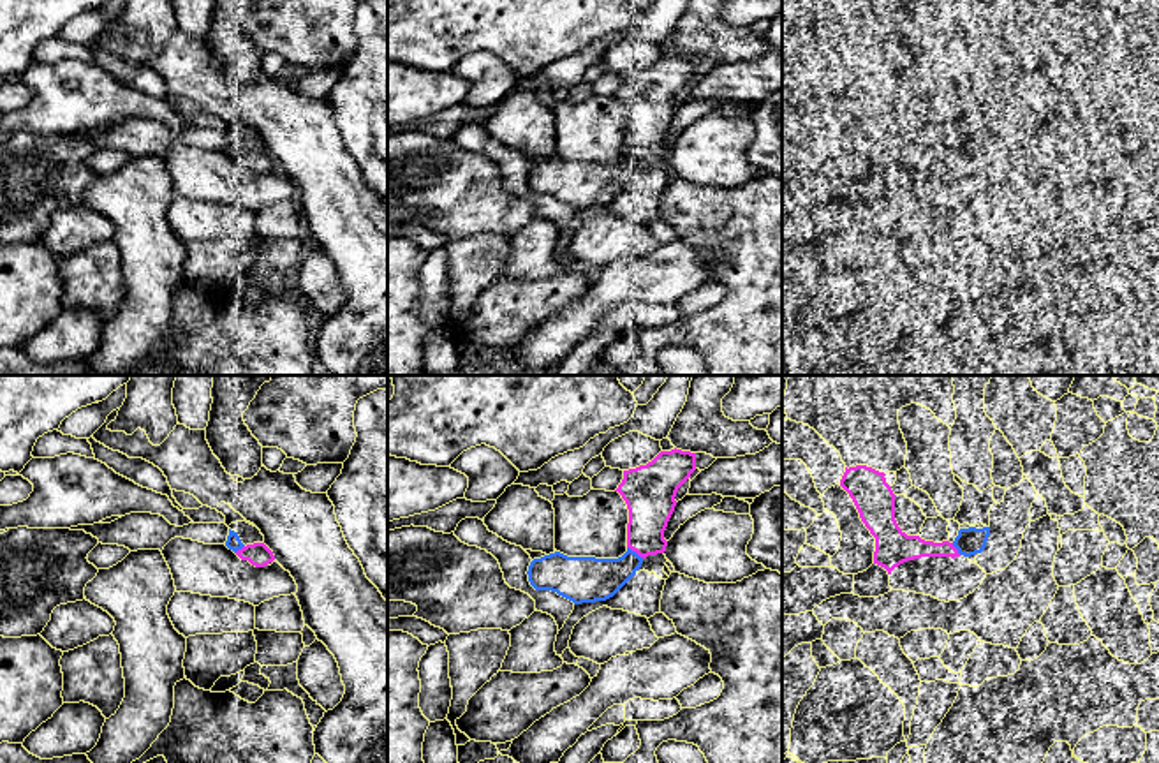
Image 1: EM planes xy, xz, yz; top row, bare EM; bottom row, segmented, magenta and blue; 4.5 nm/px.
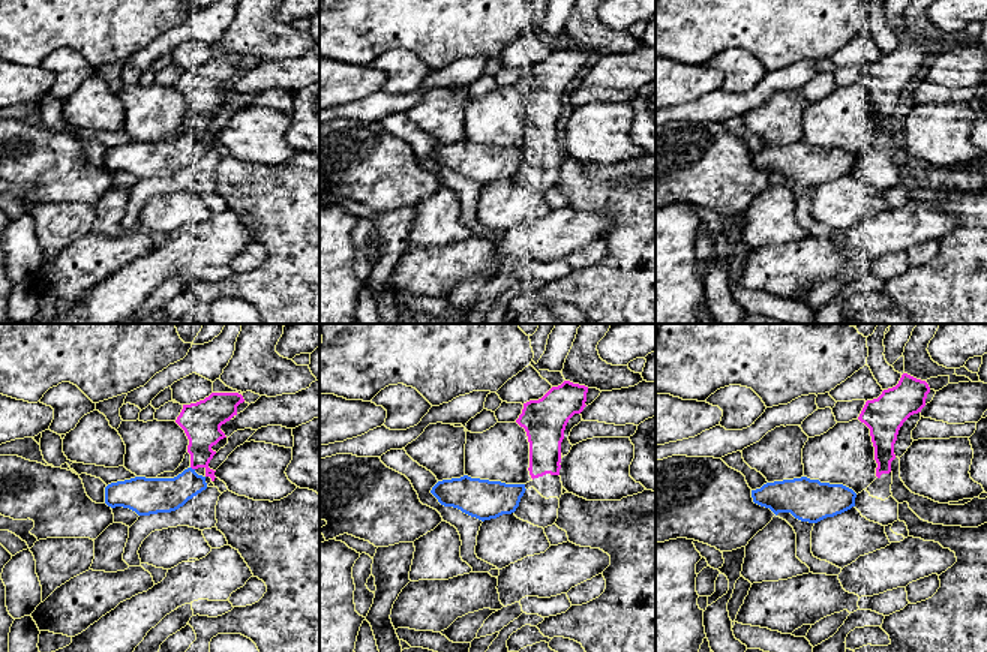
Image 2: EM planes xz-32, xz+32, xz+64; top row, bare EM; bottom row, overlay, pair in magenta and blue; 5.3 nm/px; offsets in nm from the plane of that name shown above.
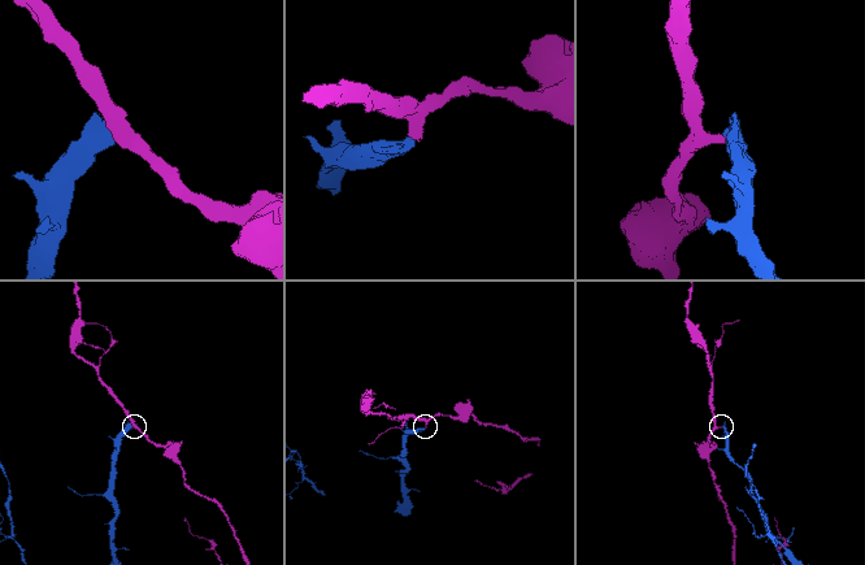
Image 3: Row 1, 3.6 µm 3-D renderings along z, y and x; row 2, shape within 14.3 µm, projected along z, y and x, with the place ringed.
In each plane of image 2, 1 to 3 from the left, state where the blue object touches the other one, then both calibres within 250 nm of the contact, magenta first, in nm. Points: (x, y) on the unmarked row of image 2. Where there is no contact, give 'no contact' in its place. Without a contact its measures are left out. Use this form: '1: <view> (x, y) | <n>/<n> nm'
1: xz-32 (192, 132) | 200/190 nm
2: no contact
3: no contact

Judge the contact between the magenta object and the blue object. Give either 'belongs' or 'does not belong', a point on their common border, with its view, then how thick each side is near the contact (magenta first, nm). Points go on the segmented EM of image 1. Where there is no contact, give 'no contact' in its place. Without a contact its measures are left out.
does not belong | xz (636, 552) | 220/200 nm

